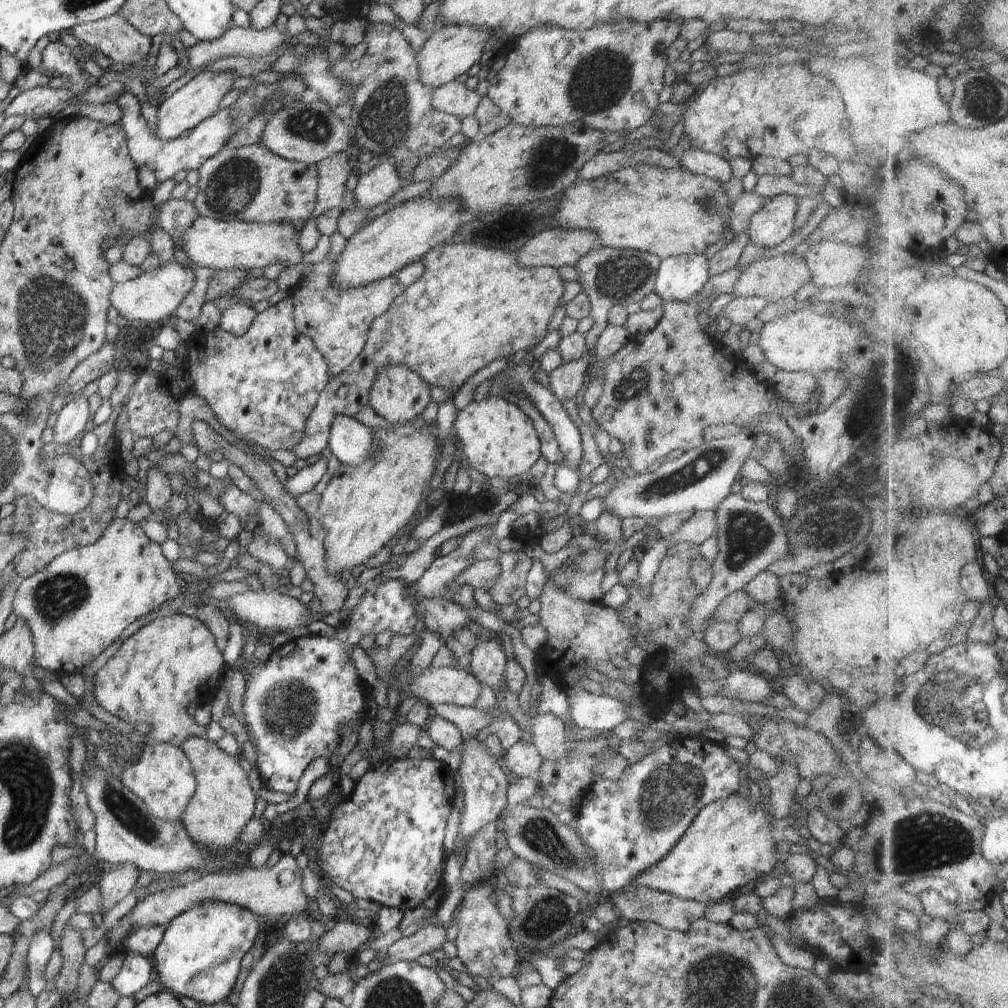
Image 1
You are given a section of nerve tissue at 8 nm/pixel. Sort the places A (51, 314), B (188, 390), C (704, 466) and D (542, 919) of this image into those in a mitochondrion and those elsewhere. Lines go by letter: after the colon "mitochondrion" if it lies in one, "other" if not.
A: mitochondrion
B: other
C: mitochondrion
D: mitochondrion

